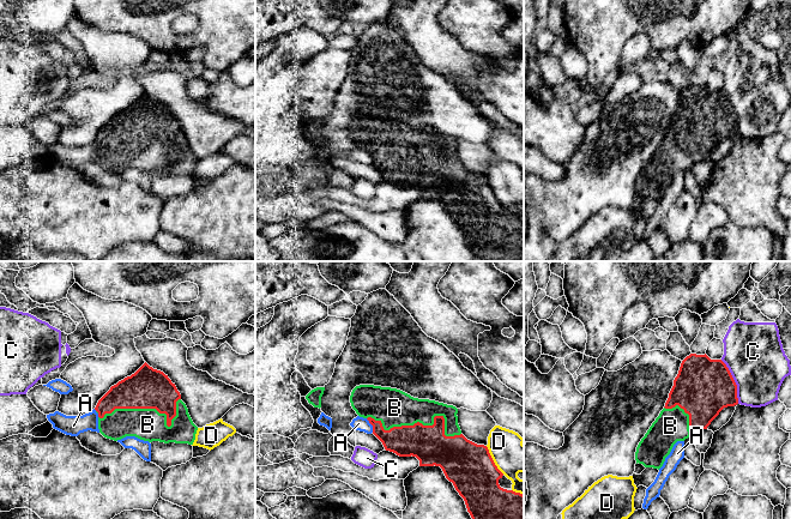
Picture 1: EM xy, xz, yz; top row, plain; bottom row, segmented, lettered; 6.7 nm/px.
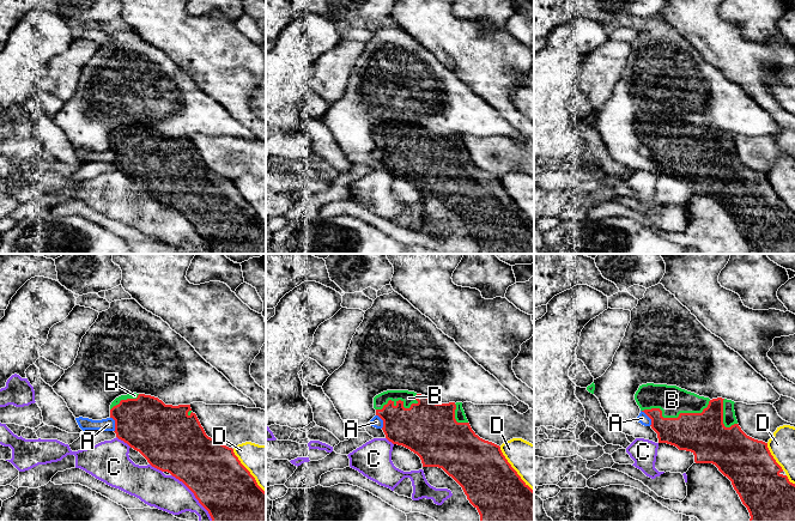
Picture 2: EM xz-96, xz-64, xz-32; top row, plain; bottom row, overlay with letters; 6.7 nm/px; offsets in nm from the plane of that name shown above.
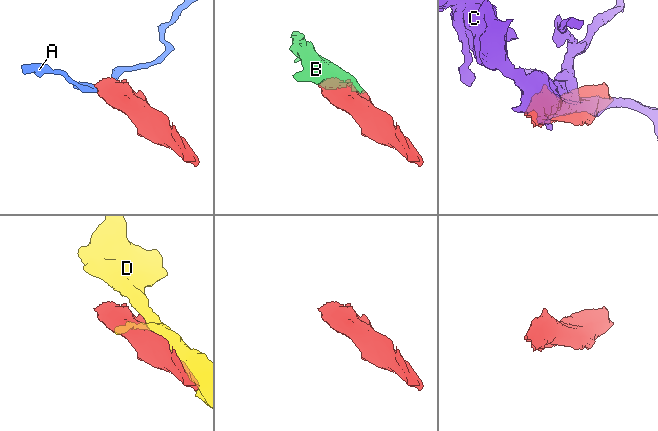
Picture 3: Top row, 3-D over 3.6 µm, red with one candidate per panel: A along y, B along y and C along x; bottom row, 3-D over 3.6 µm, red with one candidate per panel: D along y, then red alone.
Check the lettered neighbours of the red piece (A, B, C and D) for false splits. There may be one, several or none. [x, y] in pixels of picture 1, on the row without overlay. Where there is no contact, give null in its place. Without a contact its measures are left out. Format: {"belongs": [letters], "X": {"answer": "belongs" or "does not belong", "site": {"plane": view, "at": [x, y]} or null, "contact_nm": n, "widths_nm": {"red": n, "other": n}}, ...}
{"belongs": ["B"], "A": {"answer": "does not belong", "site": {"plane": "xz", "at": [372, 156]}, "contact_nm": 110, "widths_nm": {"red": 200, "other": 90}}, "B": {"answer": "belongs", "site": {"plane": "xz", "at": [421, 155]}, "contact_nm": 650, "widths_nm": {"red": 240, "other": 260}}, "C": {"answer": "does not belong", "site": {"plane": "yz", "at": [734, 113]}, "contact_nm": 320, "widths_nm": {"red": 380, "other": 400}}, "D": {"answer": "does not belong", "site": {"plane": "xz", "at": [493, 192]}, "contact_nm": 220, "widths_nm": {"red": 320, "other": 240}}}

